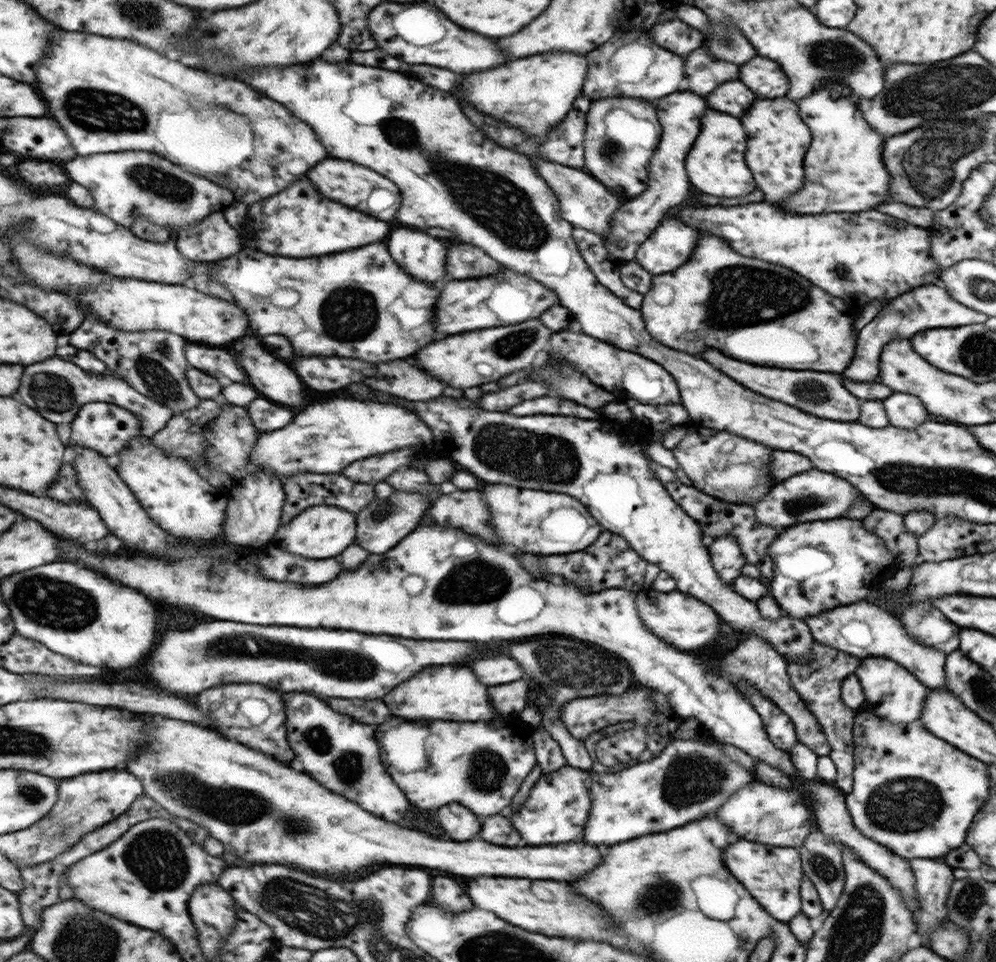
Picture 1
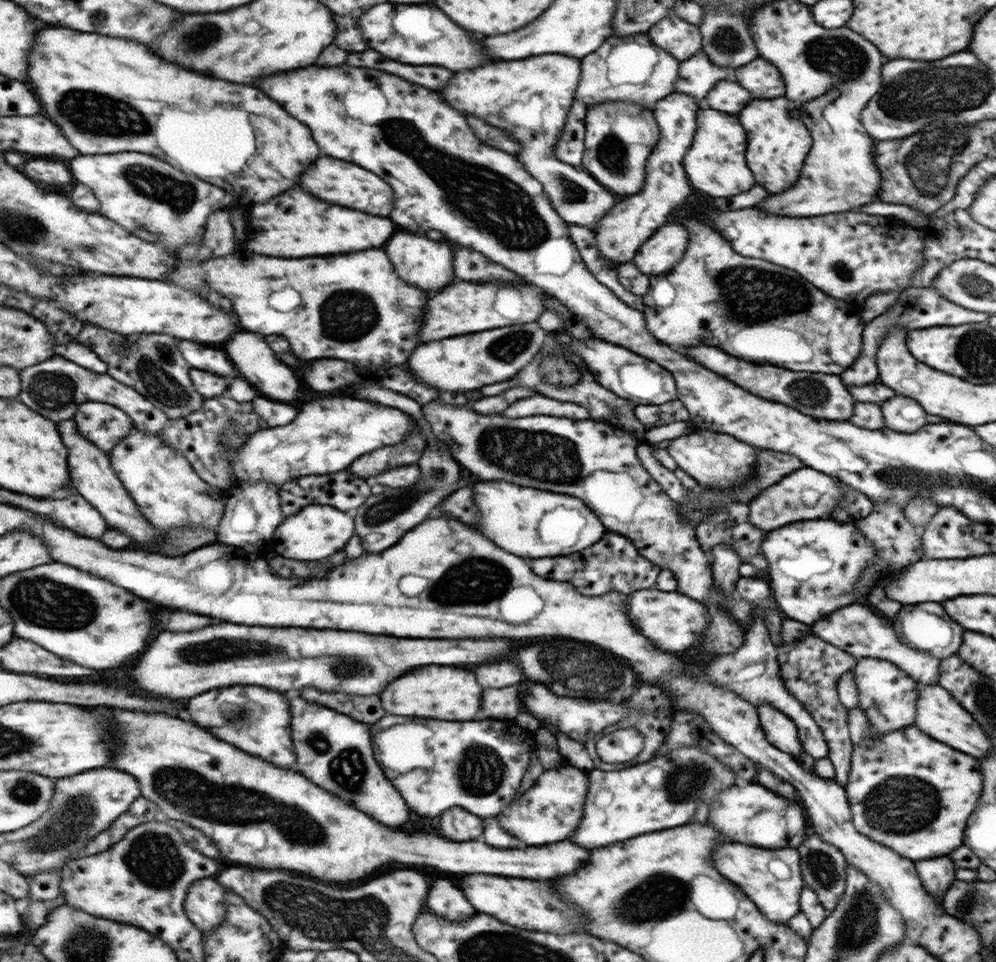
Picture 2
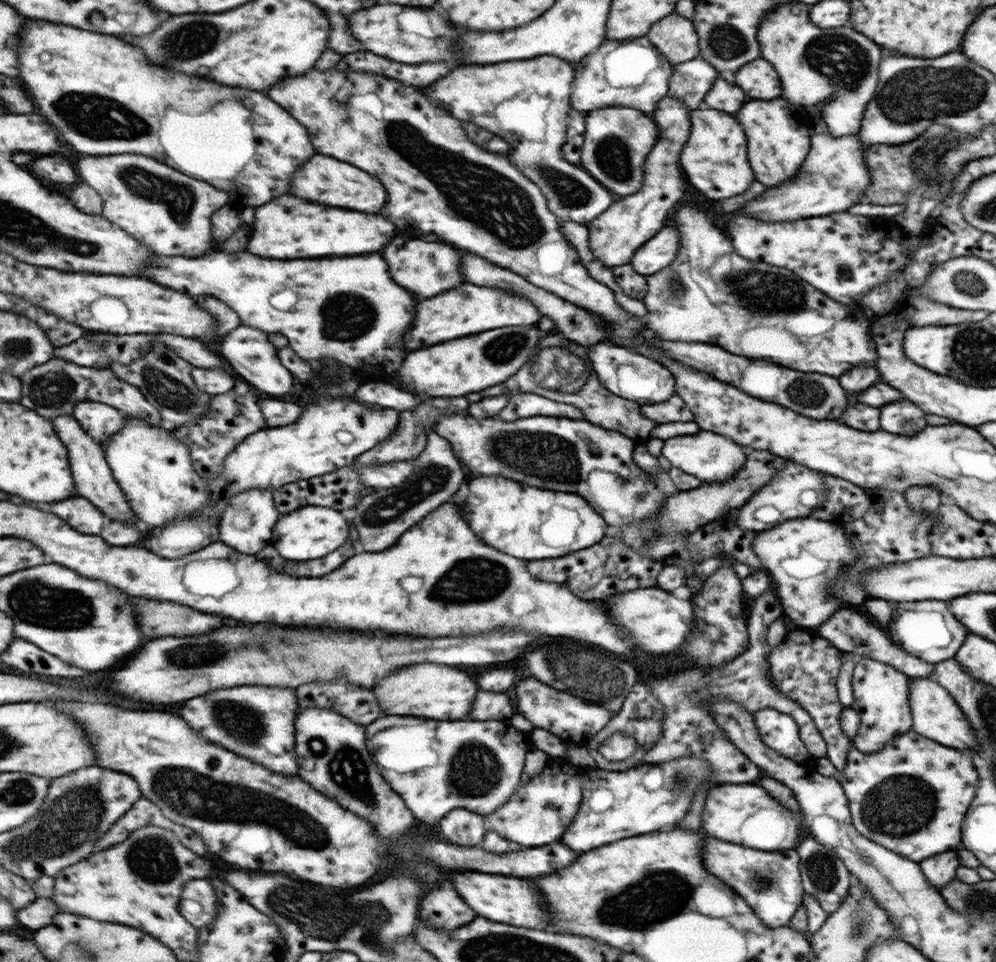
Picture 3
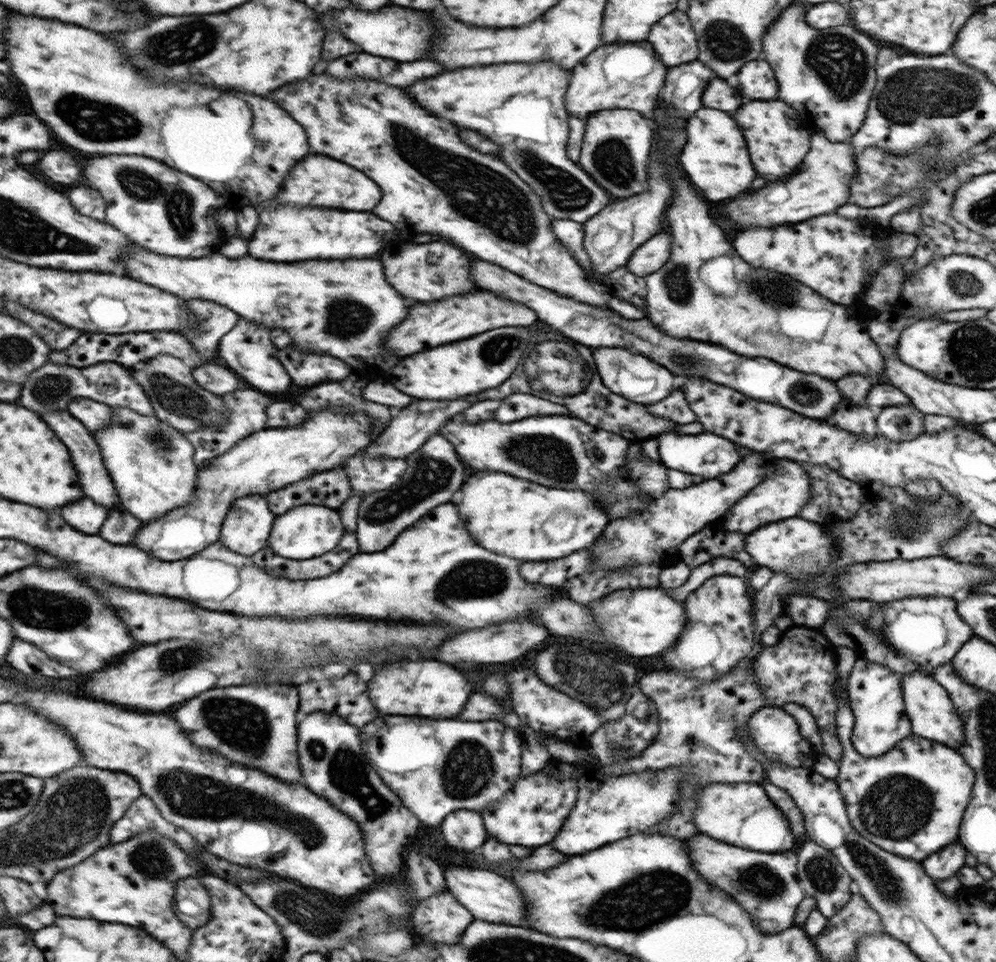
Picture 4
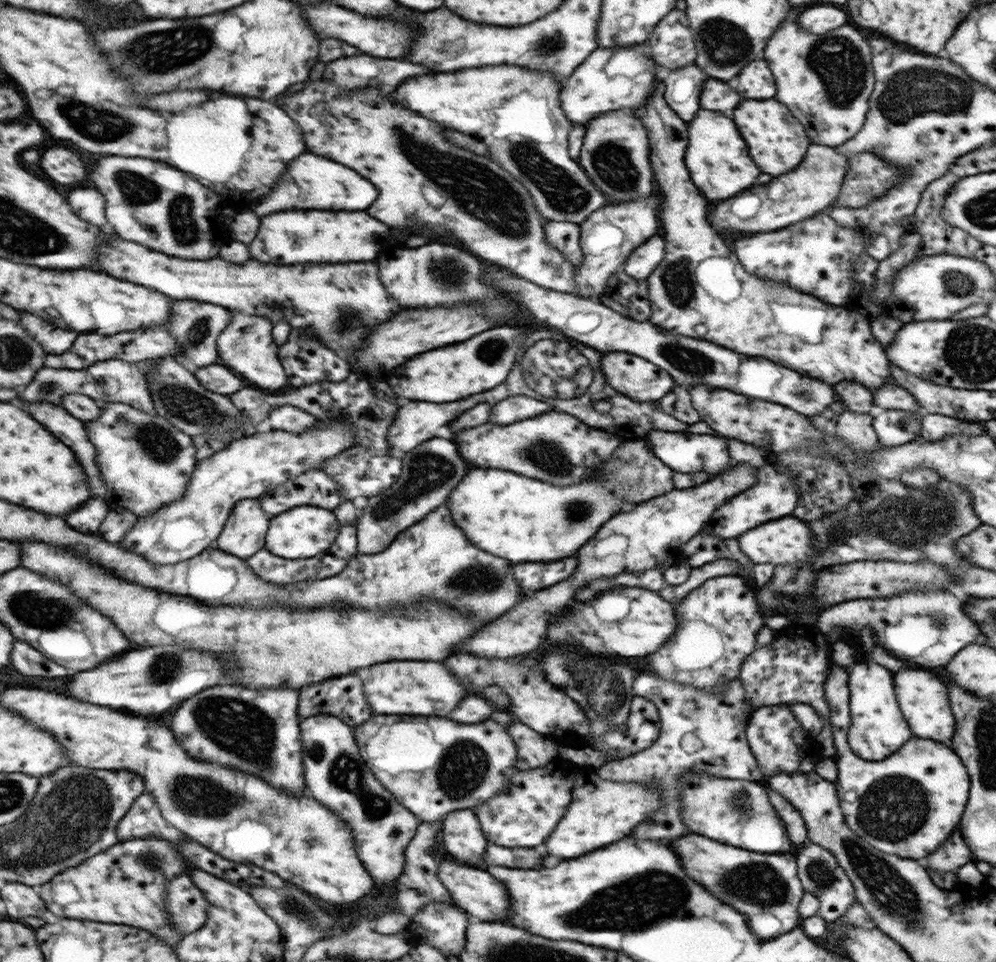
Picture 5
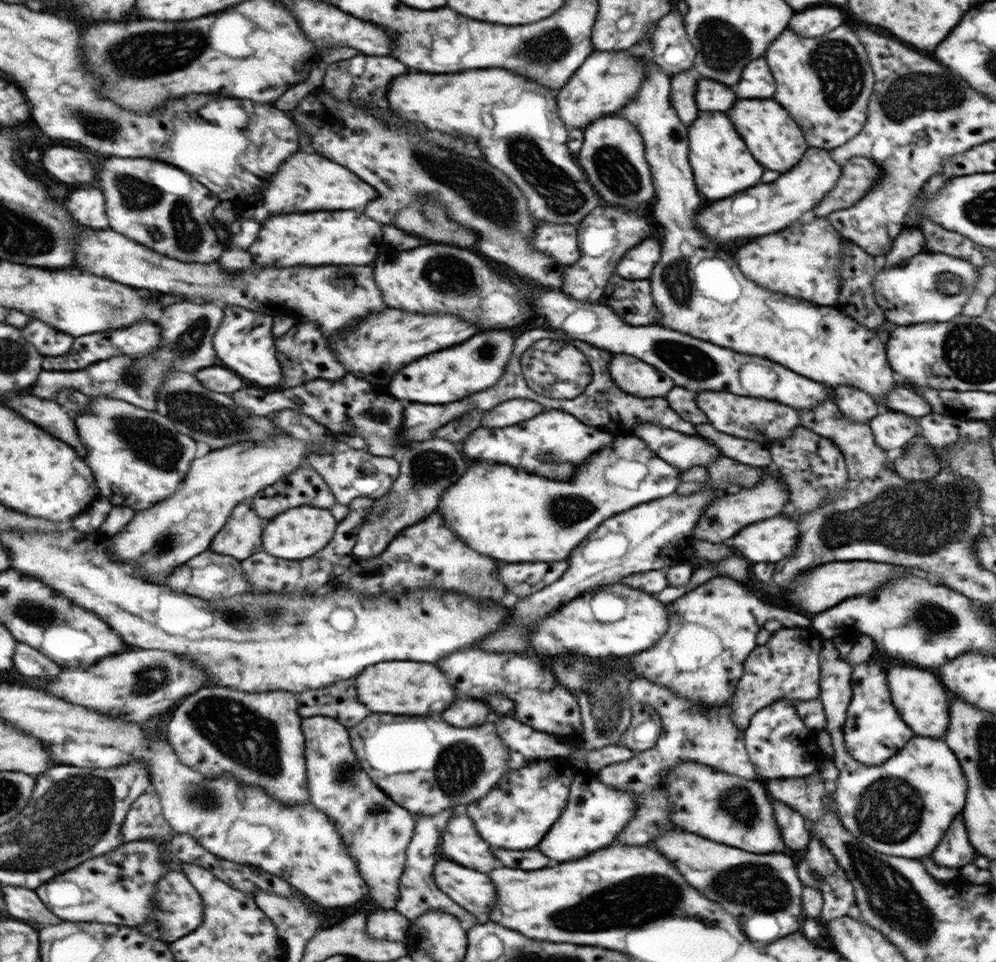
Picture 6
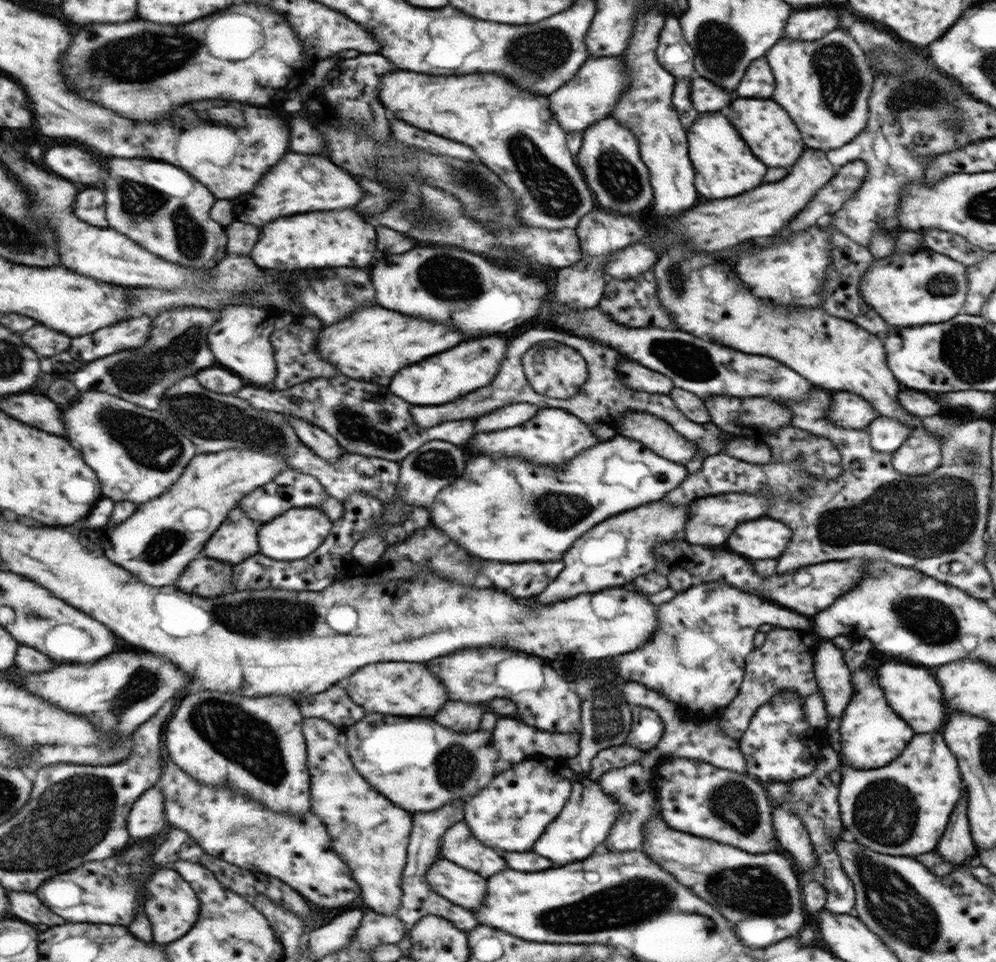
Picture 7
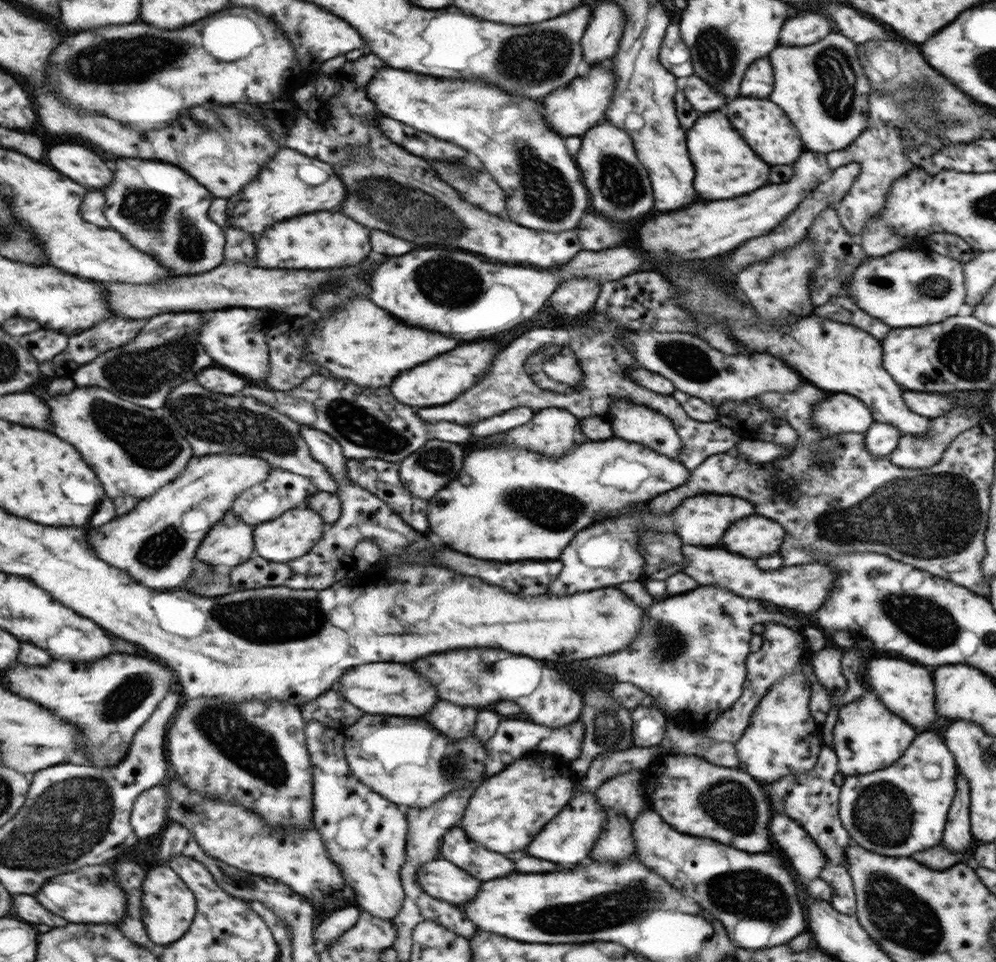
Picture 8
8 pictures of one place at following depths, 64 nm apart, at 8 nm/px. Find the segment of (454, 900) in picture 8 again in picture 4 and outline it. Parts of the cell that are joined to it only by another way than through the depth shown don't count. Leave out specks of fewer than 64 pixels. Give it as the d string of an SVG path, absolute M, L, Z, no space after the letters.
M443 866L443 878L447 884L447 890L451 892L452 897L463 908L467 908L467 912L471 914L473 919L487 920L487 922L503 922L503 924L519 924L523 928L527 928L525 924L525 904L517 892L517 888L487 870L473 870L473 868L459 868L459 866Z

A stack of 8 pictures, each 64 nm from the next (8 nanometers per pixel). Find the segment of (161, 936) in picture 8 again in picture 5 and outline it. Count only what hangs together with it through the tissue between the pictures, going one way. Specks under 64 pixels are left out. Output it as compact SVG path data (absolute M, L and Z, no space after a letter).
M189 874L175 876L166 884L166 912L169 921L181 935L191 934L205 926L209 920L209 901L206 893L193 884Z

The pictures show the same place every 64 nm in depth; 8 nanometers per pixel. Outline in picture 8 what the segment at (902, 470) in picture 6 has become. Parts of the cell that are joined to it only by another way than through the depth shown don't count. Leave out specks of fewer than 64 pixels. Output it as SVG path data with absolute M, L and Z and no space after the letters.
M953 408L951 412L935 418L935 426L928 428L923 437L901 436L898 447L887 457L899 468L932 467L957 434L975 426L980 420L979 414L971 408Z

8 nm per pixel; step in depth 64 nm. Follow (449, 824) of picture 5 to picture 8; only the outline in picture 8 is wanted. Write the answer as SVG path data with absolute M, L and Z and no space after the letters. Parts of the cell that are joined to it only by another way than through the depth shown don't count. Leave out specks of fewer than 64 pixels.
M459 826L450 828L443 836L439 858L459 864L465 872L471 872L479 882L501 878L513 872L511 860L497 852L483 850L465 838L465 832Z

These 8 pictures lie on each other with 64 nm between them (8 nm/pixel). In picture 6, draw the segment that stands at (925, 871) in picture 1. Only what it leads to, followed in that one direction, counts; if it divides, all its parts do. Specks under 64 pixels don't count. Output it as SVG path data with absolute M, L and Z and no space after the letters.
M961 814L955 816L955 824L951 824L951 832L943 836L943 844L931 852L935 856L935 864L958 870L961 866L975 860L976 852L971 848L966 826L963 825Z

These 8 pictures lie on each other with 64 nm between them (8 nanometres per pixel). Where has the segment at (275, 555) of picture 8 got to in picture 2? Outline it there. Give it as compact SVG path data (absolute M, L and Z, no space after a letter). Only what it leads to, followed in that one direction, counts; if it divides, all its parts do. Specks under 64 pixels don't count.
M307 506L299 514L289 516L283 526L279 525L279 532L275 533L272 544L277 542L275 550L293 560L323 560L347 546L347 540L353 534L353 524L345 512L334 506Z

